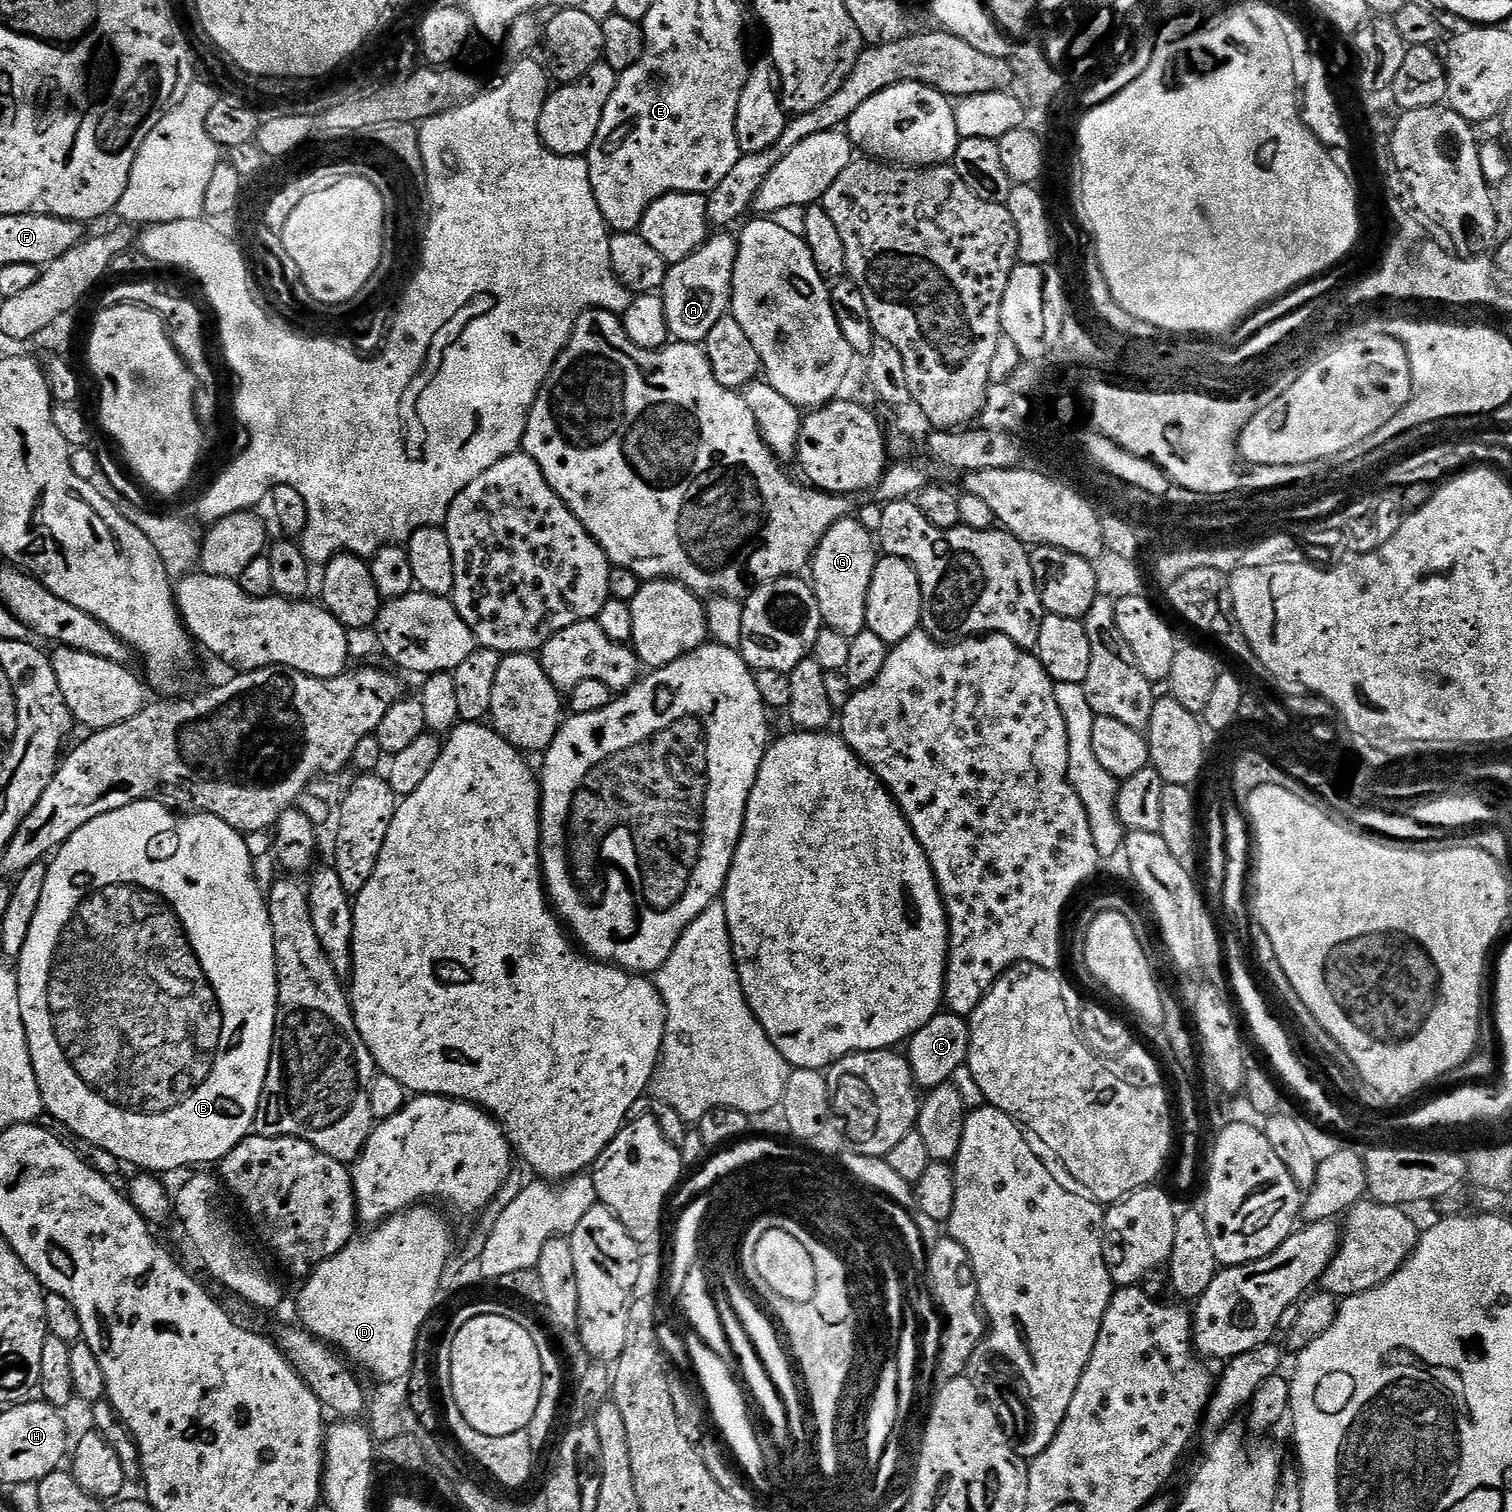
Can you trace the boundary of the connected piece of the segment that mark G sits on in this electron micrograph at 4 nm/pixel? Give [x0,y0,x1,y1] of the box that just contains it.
[810,518,877,638]

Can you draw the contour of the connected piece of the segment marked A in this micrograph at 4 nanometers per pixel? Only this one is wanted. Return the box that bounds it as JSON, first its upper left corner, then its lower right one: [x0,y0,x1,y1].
[662,234,738,345]

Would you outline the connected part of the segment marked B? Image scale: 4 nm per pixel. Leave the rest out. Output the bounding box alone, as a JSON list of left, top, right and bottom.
[14,800,278,1174]

